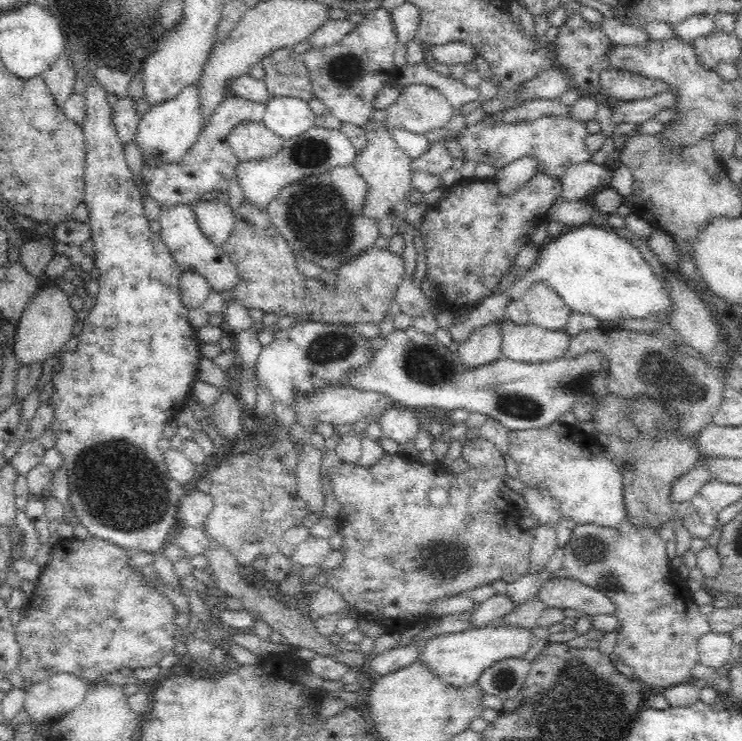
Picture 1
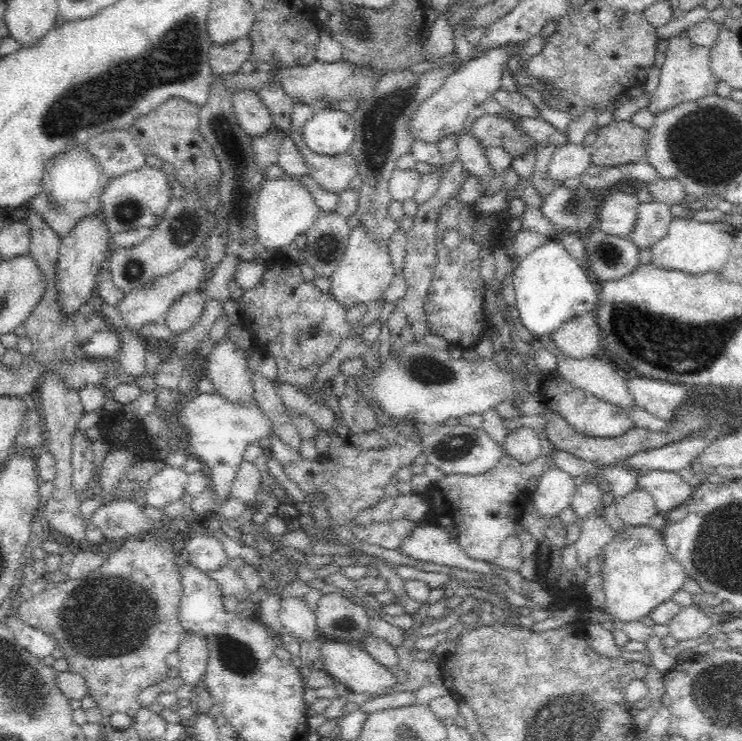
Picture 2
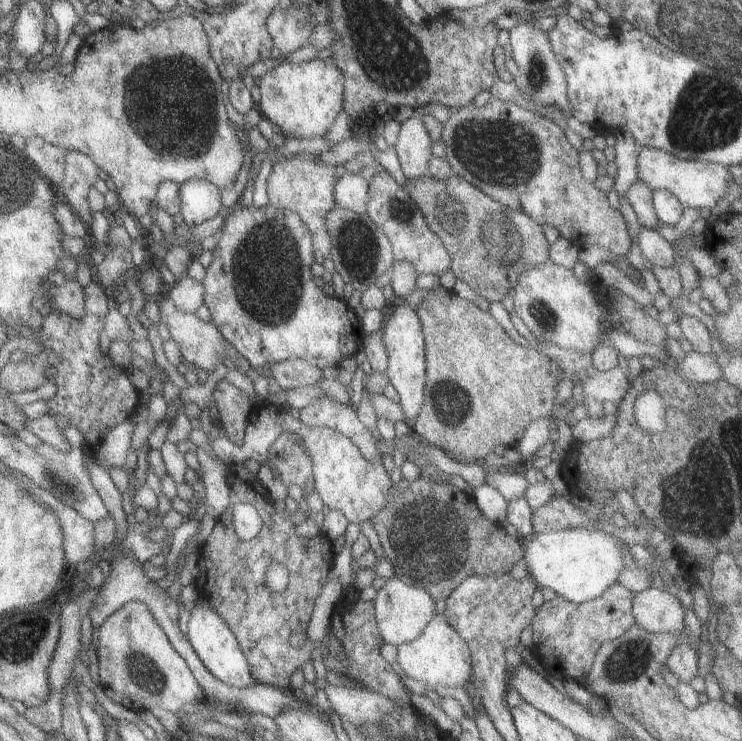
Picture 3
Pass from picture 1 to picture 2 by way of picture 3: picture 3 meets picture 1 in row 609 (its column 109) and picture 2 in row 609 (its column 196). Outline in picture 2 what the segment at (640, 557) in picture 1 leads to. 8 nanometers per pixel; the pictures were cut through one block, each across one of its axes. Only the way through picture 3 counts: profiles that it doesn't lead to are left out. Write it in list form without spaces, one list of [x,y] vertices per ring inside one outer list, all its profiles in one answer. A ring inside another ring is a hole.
[[[683,606],[668,624],[669,636],[673,637],[677,644],[700,639],[707,634],[716,620],[717,618],[698,606]]]

